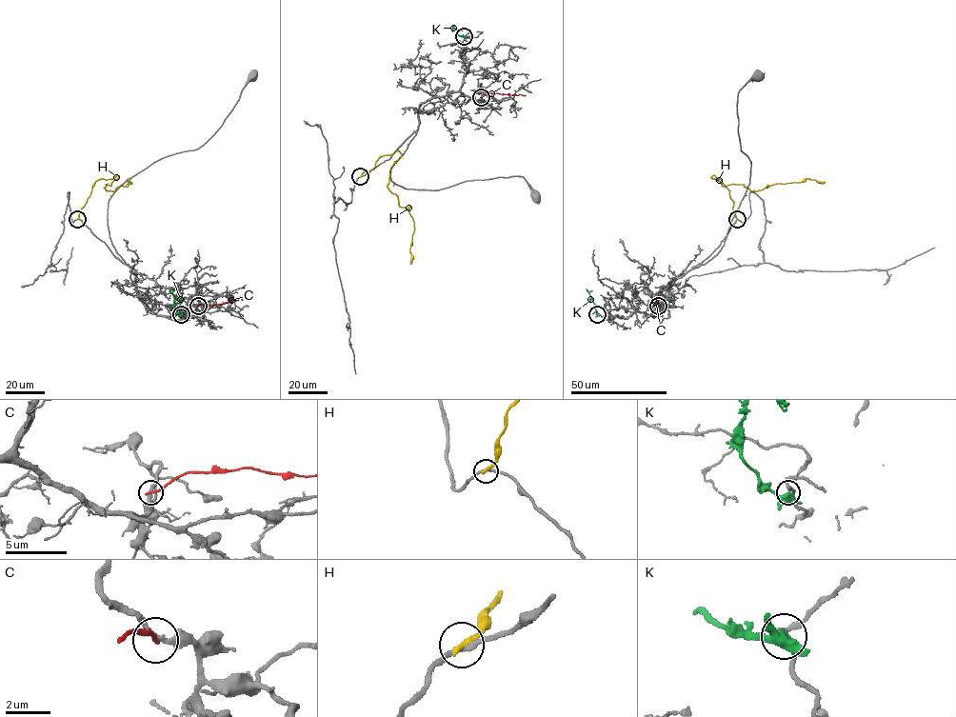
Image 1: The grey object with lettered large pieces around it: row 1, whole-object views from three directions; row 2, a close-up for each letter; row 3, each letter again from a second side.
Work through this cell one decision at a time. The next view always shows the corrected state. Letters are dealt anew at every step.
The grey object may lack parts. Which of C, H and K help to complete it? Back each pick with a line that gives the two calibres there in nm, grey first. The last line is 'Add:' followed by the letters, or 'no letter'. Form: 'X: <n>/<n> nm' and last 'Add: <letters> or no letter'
Add: no letter

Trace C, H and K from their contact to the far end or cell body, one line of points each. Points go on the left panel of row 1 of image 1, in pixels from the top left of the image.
C: (198, 306), (221, 305), (240, 297), (242, 300)
H: (77, 219), (99, 179), (117, 175), (105, 187), (113, 191), (131, 183), (128, 179), (129, 182)
K: (181, 314), (174, 308), (171, 288)

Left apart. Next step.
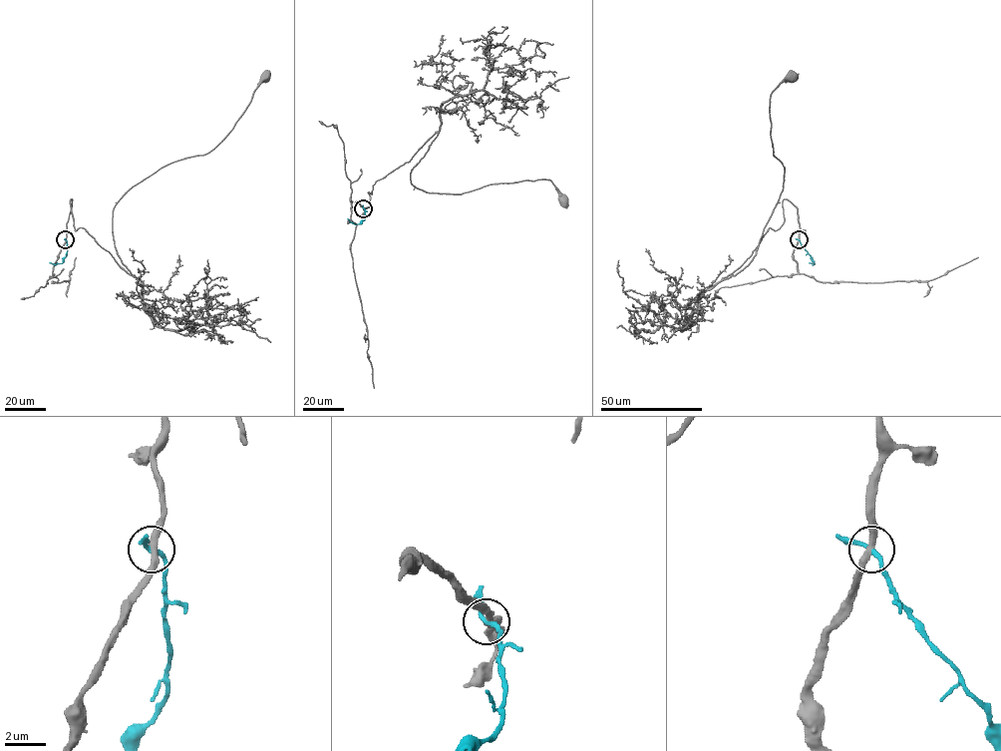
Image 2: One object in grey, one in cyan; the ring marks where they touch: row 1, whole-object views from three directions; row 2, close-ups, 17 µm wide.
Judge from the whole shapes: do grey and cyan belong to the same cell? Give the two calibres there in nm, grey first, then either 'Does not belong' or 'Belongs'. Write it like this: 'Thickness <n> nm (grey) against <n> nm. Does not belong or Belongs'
Thickness 320 nm (grey) against 220 nm. Does not belong

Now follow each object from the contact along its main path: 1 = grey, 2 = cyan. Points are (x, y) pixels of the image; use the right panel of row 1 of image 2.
1: (799, 239), (797, 208), (785, 198), (784, 222), (723, 279), (756, 254), (783, 188), (770, 101), (791, 76)
2: (799, 239), (815, 263), (809, 262)

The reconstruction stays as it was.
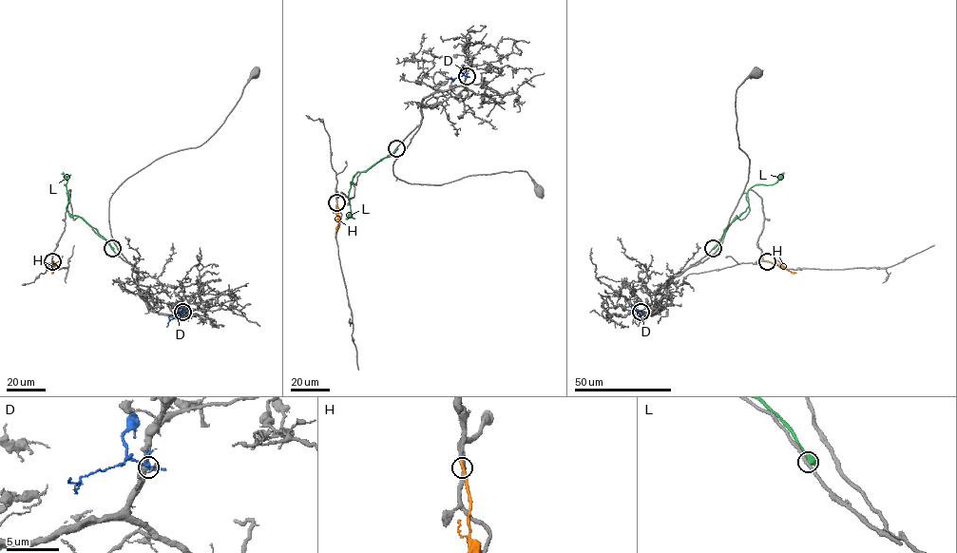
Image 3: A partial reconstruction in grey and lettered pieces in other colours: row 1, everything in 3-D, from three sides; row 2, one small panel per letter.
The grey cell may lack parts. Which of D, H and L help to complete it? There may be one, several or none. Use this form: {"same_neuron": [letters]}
{"same_neuron": []}

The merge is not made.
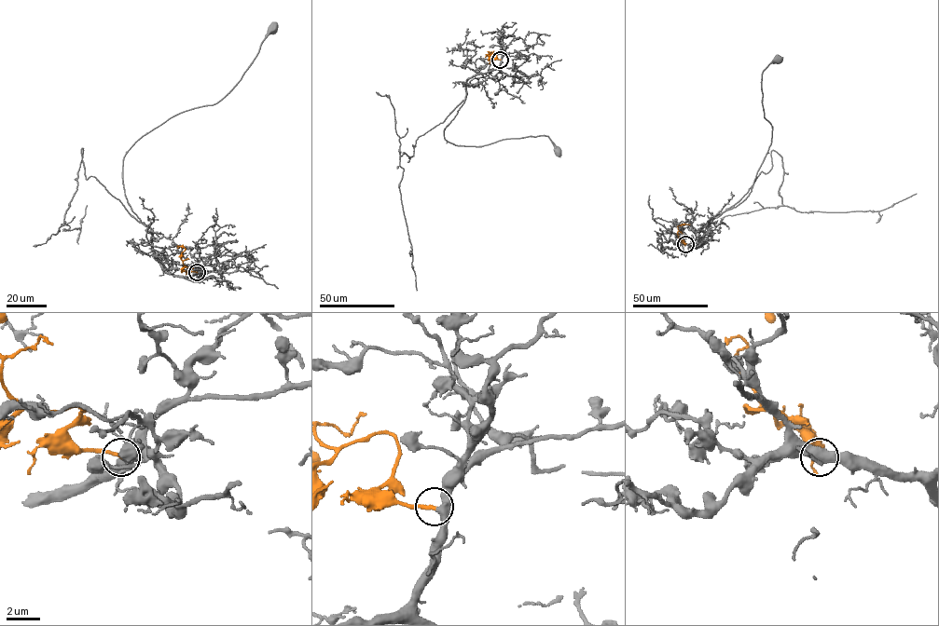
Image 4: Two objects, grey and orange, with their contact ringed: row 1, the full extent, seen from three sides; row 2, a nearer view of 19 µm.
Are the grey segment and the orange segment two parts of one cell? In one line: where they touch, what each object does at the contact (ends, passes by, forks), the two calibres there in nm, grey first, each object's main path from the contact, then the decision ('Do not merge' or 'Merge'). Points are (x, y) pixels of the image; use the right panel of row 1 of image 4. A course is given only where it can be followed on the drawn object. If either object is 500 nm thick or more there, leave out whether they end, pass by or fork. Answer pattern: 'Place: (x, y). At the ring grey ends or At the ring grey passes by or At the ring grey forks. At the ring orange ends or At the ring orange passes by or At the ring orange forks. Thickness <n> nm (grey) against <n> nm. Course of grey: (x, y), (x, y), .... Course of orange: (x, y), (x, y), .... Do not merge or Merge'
Place: (685, 244). At the ring grey passes by. At the ring orange ends. Thickness 380 nm (grey) against 240 nm. Course of grey: (684, 244), (697, 247), (706, 226), (751, 191), (772, 128), (764, 116), (762, 74), (778, 59). Course of orange: (684, 244), (679, 239), (678, 226), (690, 224). Merge

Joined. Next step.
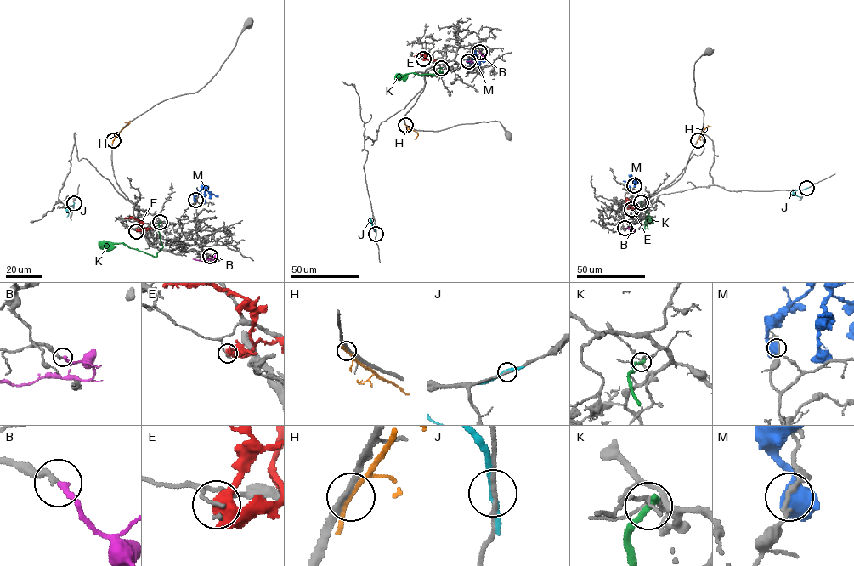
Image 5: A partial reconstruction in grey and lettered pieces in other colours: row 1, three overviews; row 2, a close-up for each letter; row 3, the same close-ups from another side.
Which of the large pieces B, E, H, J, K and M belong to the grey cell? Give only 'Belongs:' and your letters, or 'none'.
Belongs: B

